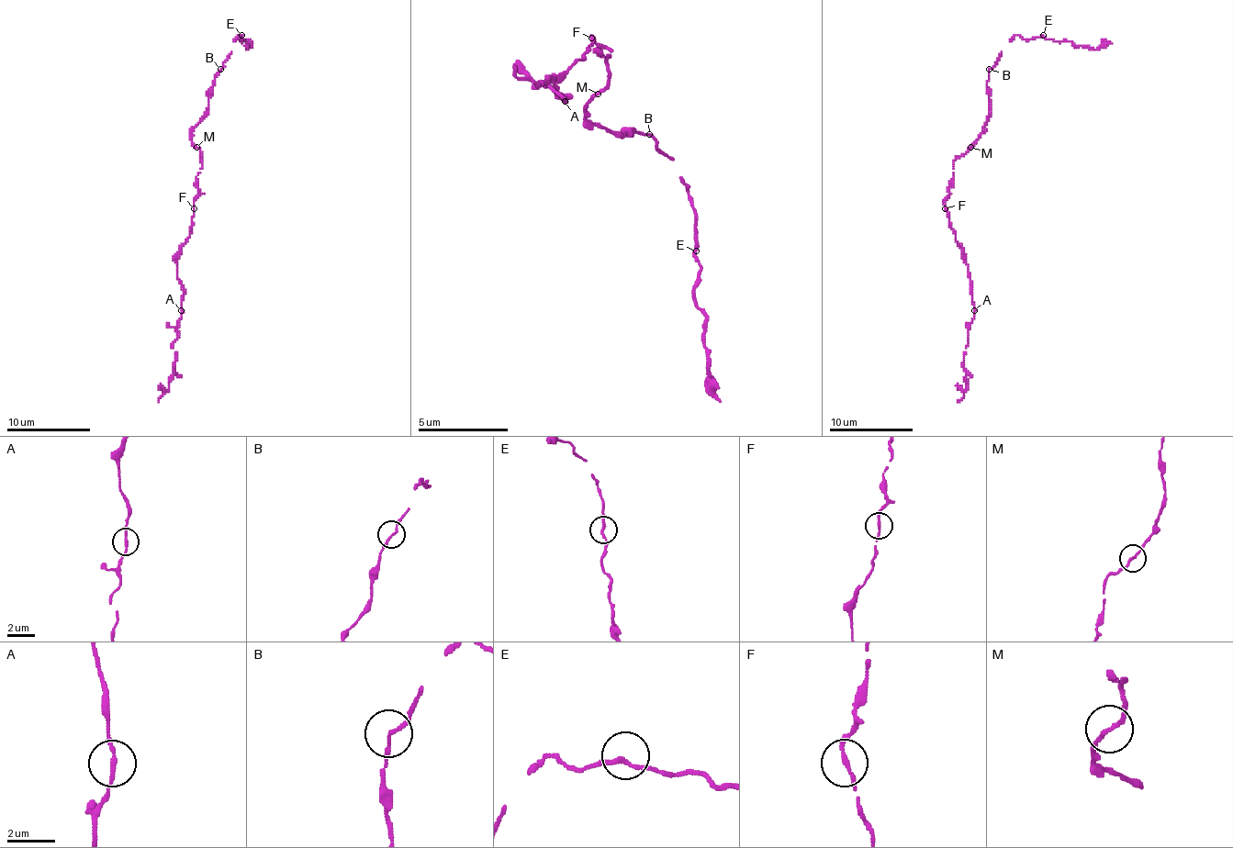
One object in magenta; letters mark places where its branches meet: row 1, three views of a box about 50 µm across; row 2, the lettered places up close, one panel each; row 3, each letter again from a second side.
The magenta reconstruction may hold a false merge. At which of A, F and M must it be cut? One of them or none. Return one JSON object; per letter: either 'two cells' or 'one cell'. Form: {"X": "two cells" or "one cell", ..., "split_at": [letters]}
{"A": "one cell", "F": "one cell", "M": "one cell", "split_at": []}

